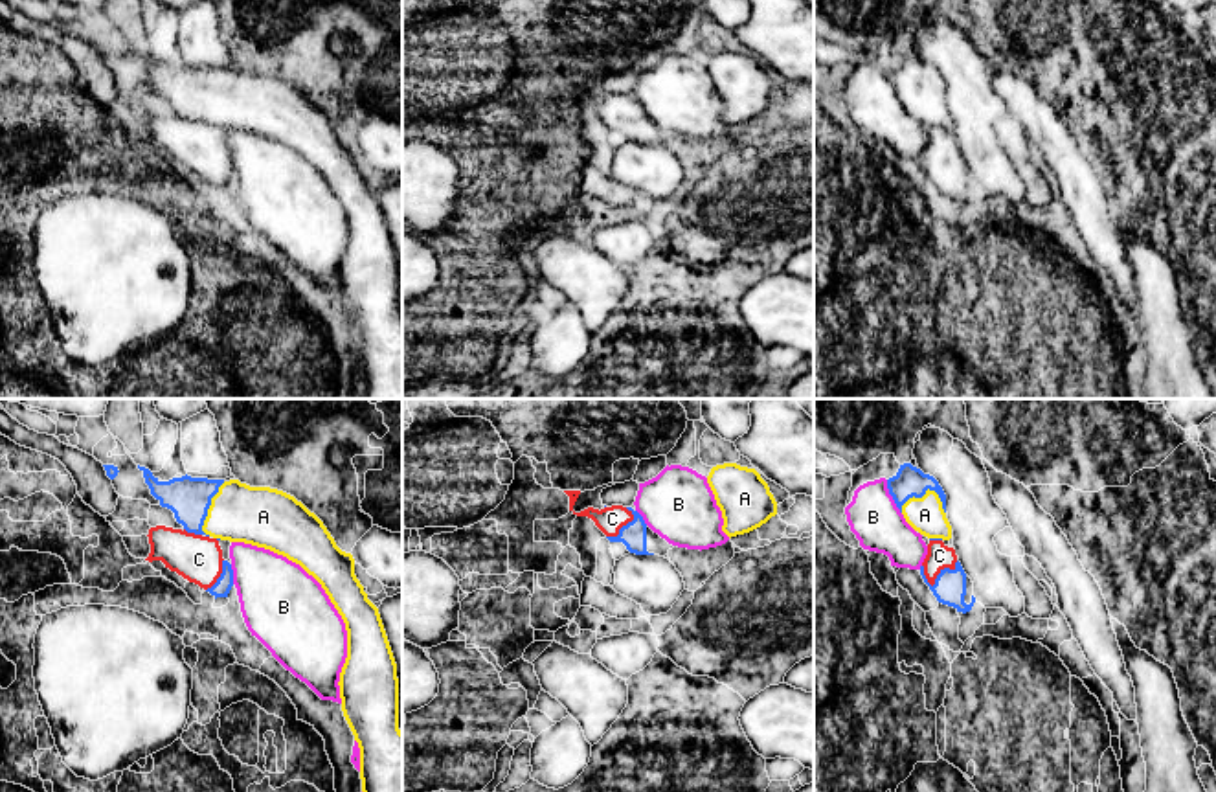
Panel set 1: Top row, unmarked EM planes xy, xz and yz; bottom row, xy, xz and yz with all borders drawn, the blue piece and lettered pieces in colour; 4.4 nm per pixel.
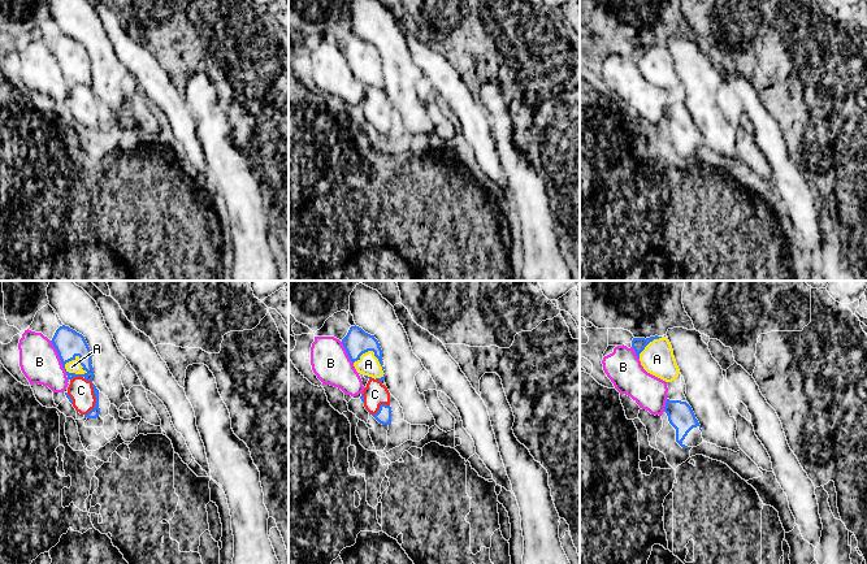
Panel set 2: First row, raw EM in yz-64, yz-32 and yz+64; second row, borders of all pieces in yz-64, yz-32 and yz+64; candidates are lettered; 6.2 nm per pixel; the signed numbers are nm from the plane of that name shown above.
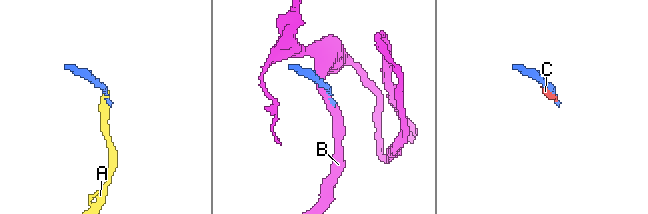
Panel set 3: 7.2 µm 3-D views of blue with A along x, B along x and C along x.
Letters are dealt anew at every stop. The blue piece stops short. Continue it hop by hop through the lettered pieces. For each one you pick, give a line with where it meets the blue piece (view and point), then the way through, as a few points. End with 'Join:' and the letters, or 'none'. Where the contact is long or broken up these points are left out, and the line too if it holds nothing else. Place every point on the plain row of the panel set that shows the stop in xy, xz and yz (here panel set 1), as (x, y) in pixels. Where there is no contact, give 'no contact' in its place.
A: yz (924, 81) | across yz (910, 70), (924, 81), (924, 103)
Join: A

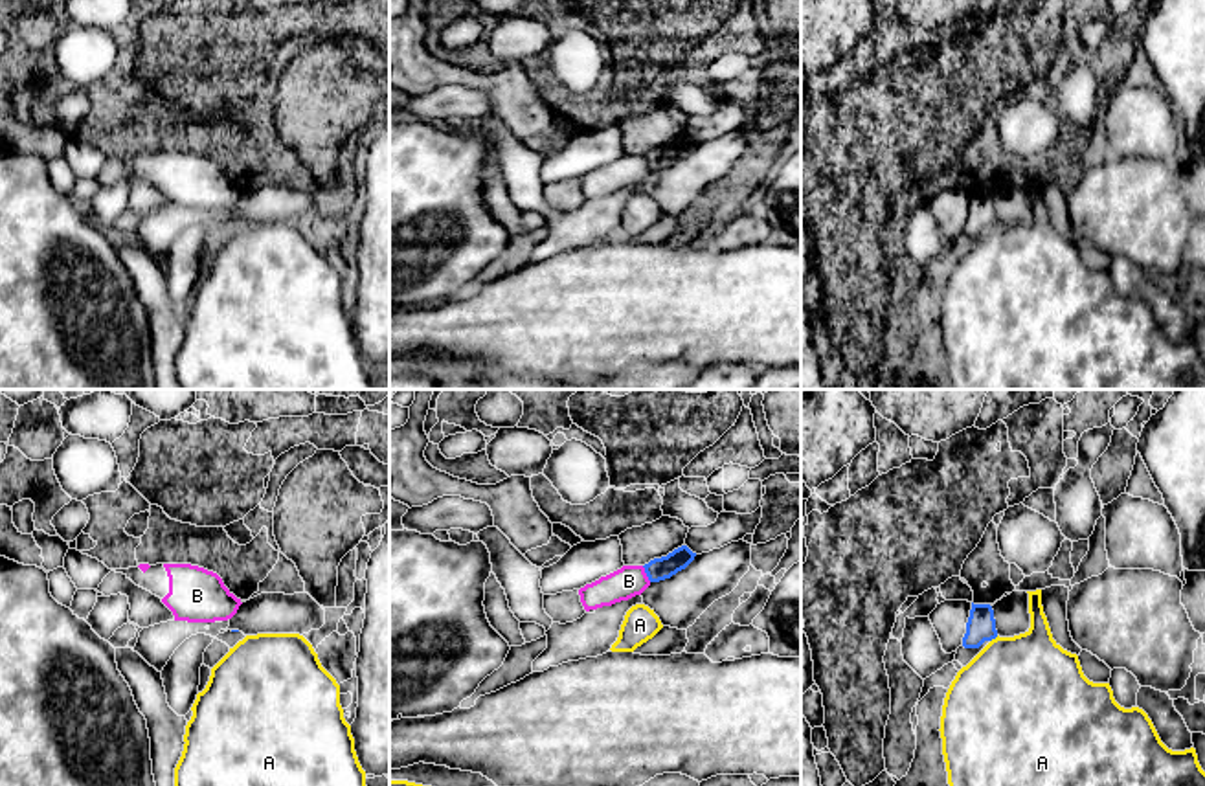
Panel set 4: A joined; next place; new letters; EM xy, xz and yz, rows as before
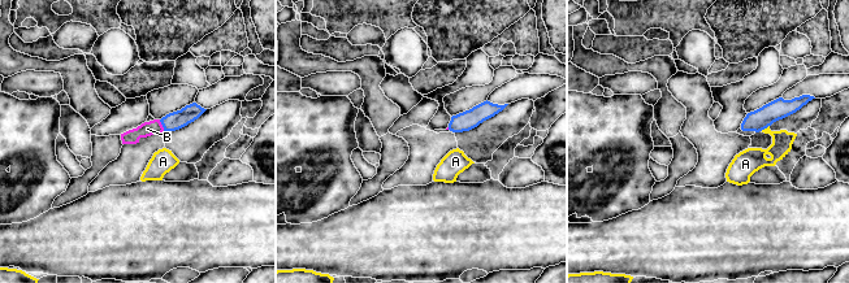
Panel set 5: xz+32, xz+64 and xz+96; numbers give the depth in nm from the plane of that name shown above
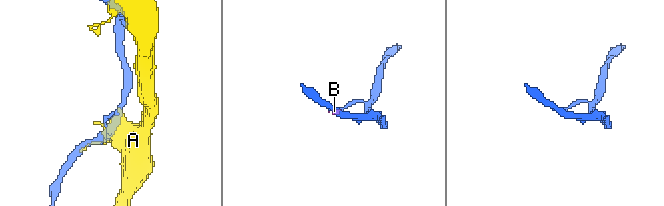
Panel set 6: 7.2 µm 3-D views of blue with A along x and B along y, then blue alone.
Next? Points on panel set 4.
Join: none

